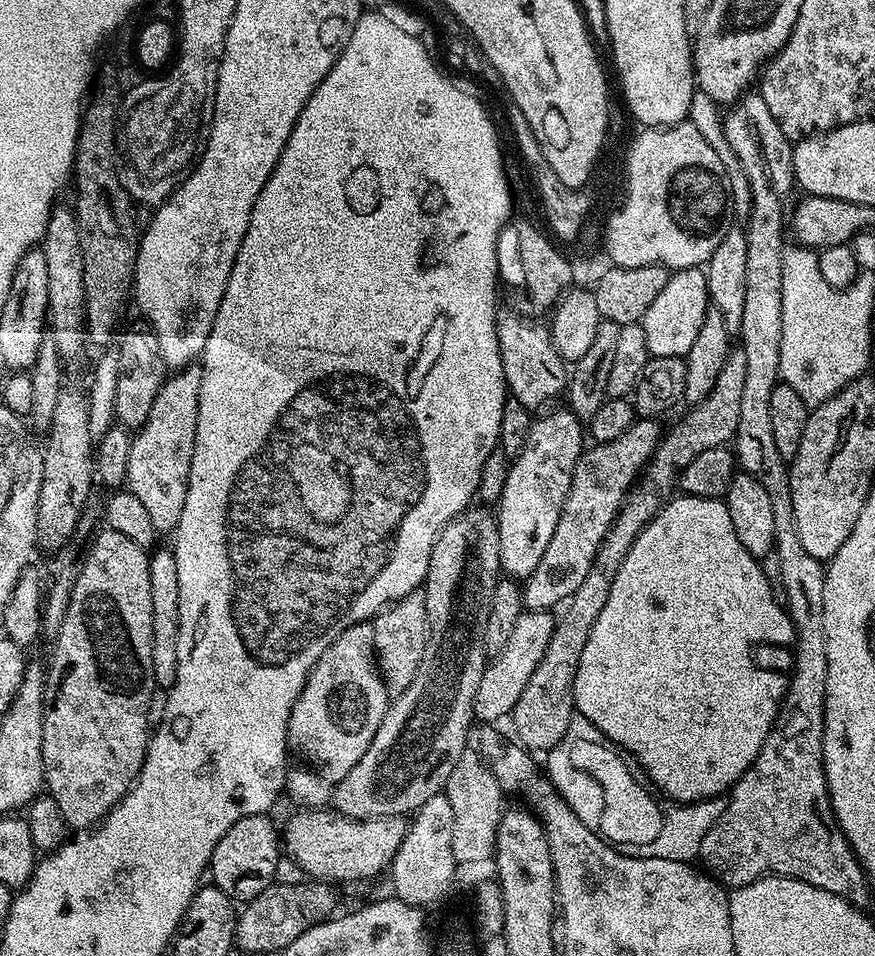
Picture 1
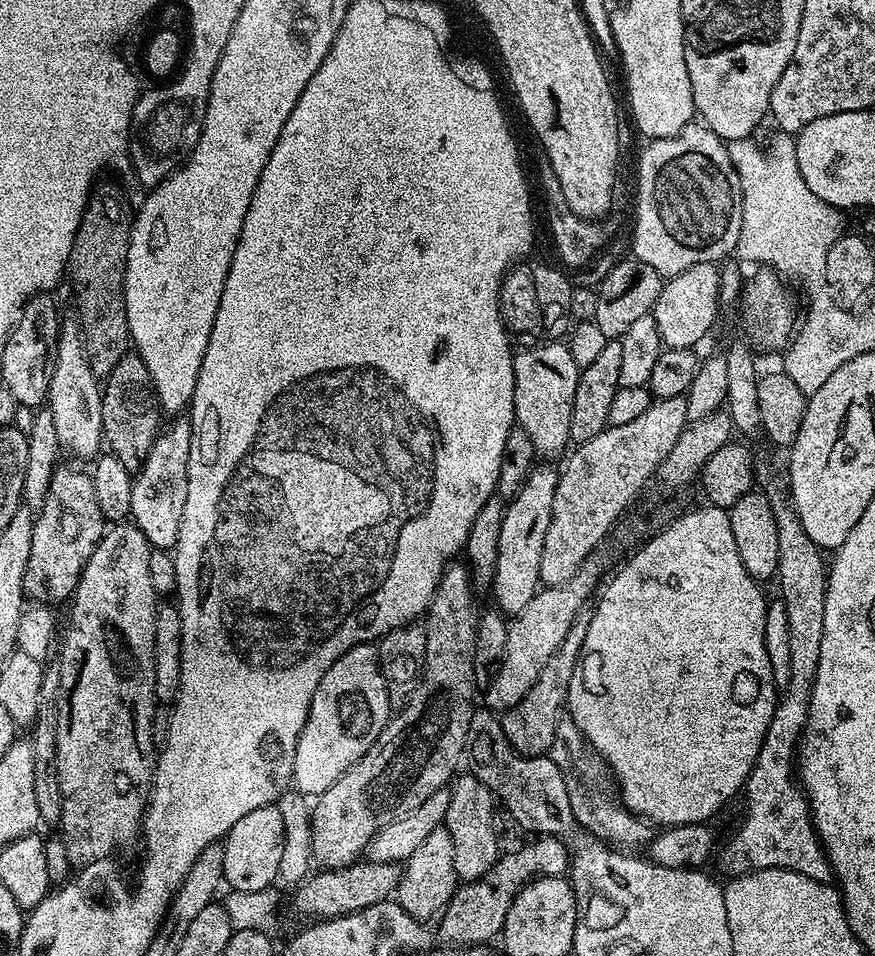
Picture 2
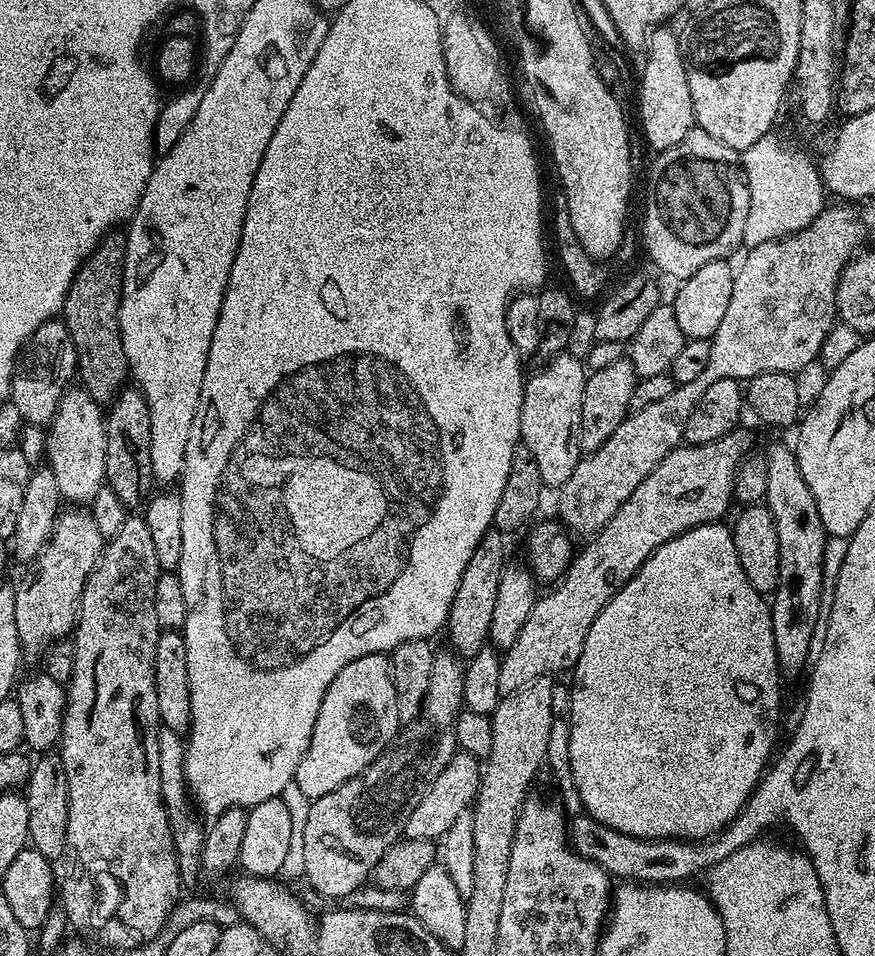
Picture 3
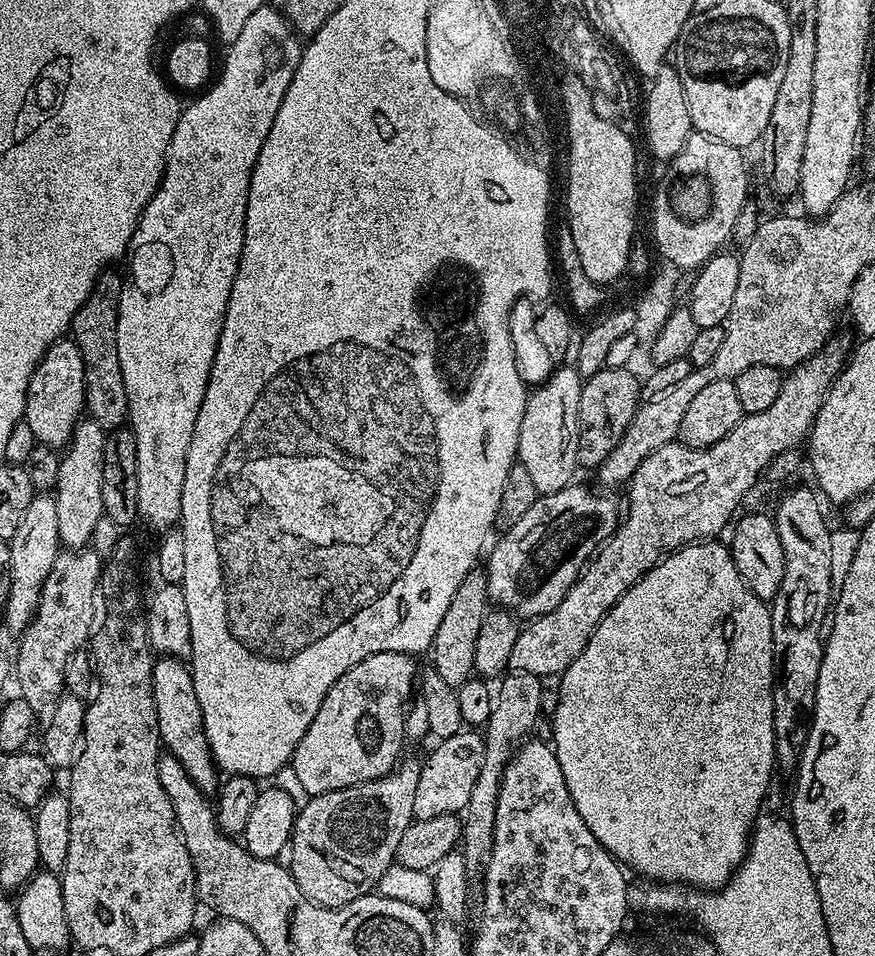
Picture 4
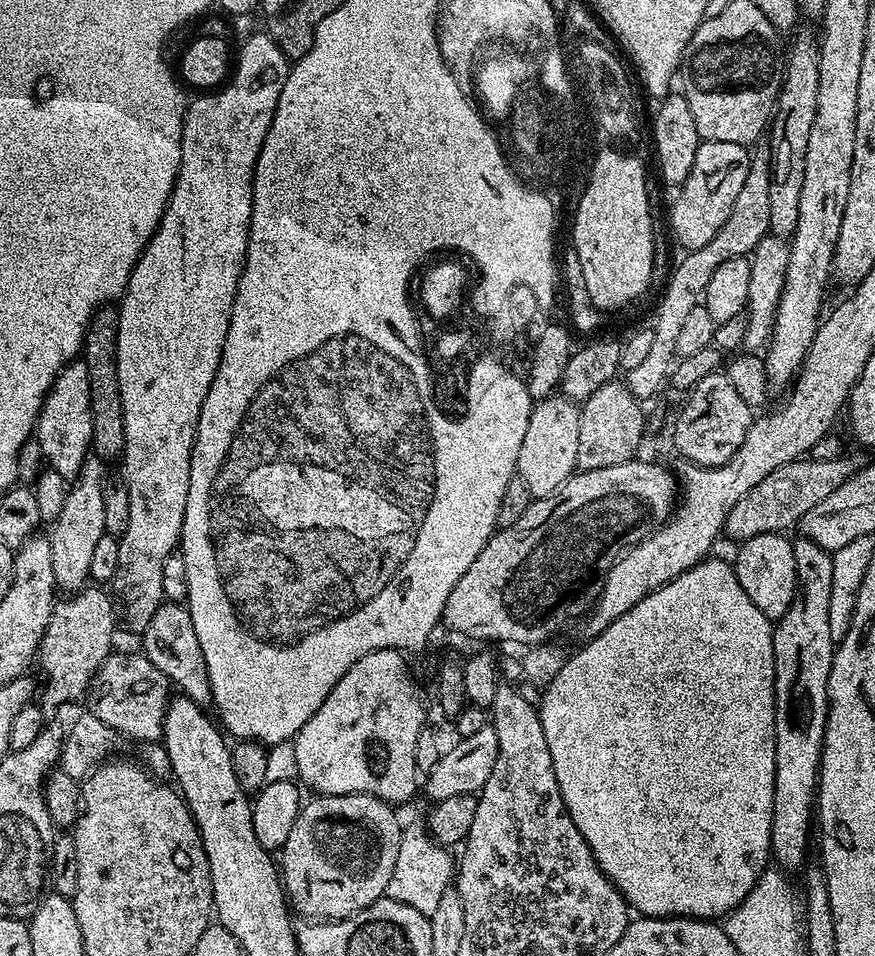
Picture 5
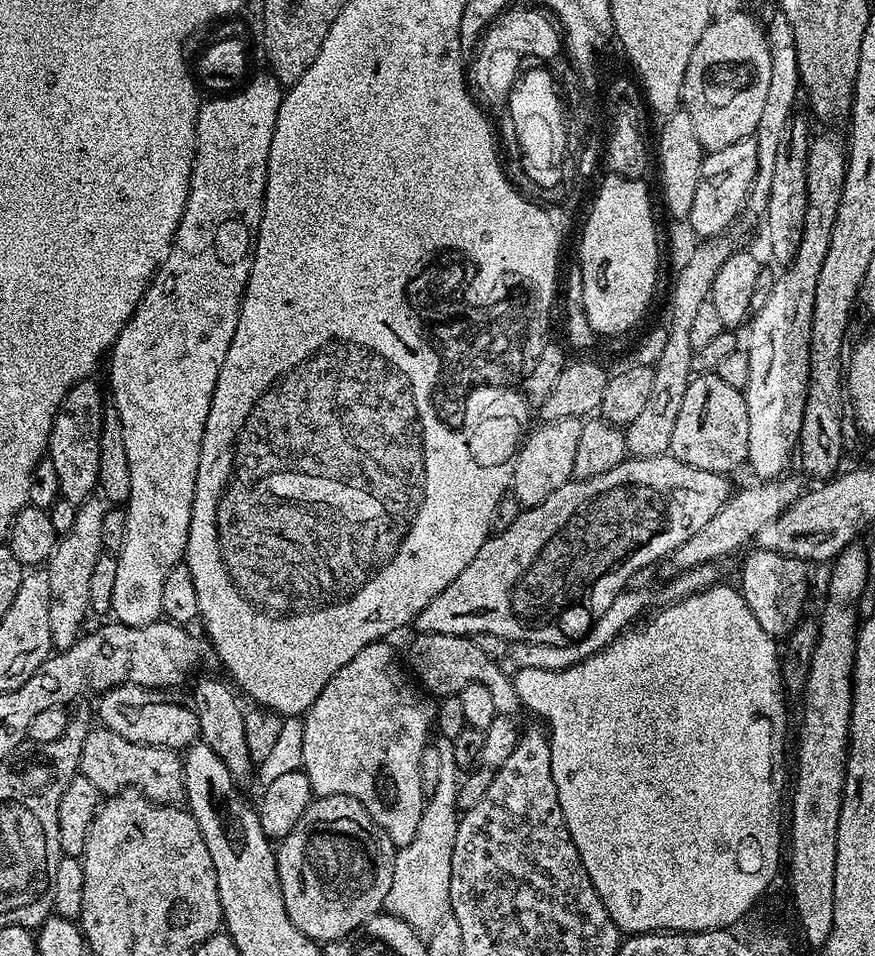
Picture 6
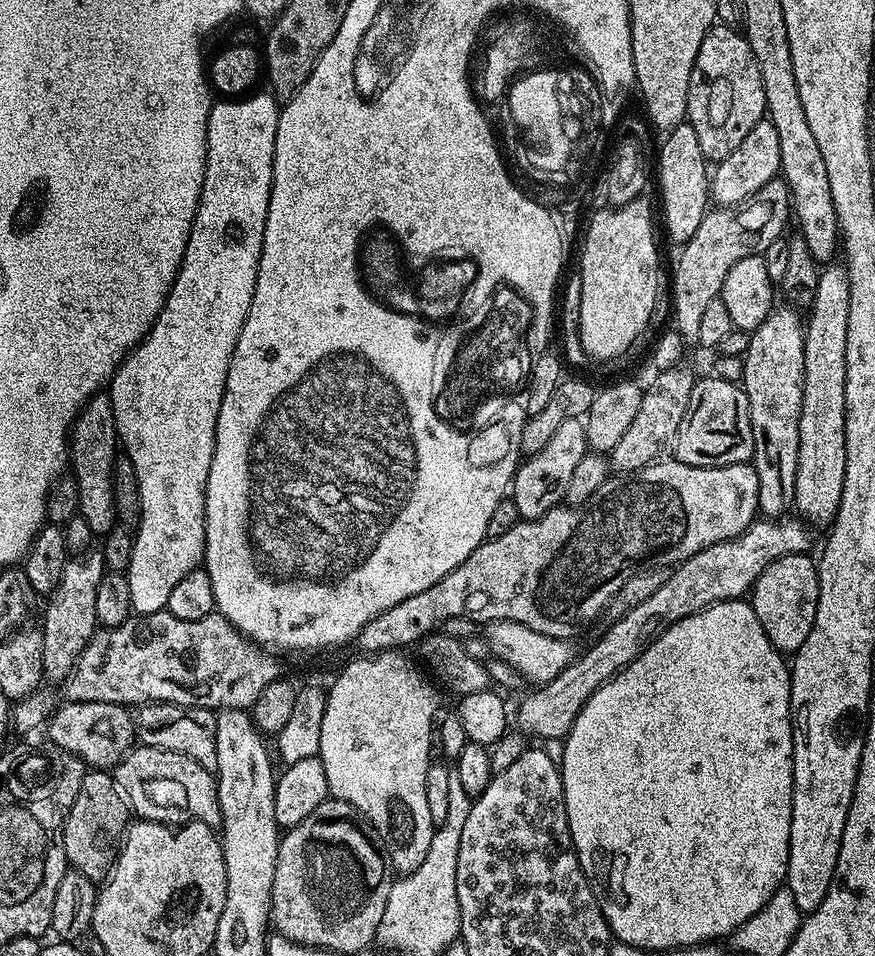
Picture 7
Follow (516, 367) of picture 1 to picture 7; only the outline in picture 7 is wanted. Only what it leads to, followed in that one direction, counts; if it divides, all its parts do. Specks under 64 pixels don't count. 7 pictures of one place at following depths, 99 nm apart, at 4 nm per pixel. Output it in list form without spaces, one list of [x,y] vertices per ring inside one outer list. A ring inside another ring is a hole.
[[[583,419],[562,422],[562,426],[558,426],[558,431],[550,437],[550,442],[546,442],[546,446],[538,450],[538,454],[527,457],[516,469],[516,475],[512,477],[510,499],[514,502],[514,506],[518,506],[520,517],[525,520],[537,520],[539,516],[545,516],[552,508],[557,507],[564,500],[566,486],[570,486],[574,469],[589,450]]]

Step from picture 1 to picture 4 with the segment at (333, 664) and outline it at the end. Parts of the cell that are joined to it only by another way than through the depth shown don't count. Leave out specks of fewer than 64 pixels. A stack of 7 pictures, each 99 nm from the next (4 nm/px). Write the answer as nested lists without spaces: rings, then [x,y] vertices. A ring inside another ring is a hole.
[[[407,652],[370,654],[330,686],[290,765],[309,797],[377,780],[400,763],[408,709],[414,700],[412,683],[418,680],[412,660]]]

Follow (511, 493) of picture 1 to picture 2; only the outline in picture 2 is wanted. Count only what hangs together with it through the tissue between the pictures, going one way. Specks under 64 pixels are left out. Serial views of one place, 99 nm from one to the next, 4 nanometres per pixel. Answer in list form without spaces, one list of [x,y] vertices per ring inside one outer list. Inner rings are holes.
[[[537,466],[529,472],[522,490],[514,499],[507,501],[502,518],[502,534],[498,534],[498,562],[492,579],[491,595],[496,595],[495,607],[511,618],[526,610],[526,602],[534,598],[541,587],[543,539],[550,527],[551,510],[554,506],[557,469]]]

